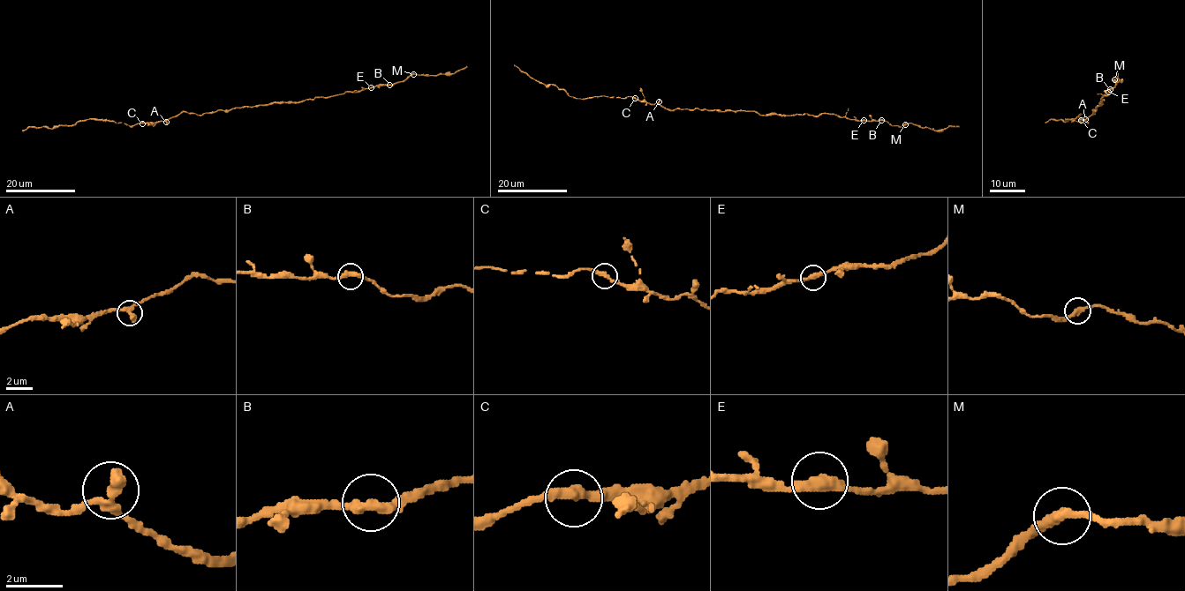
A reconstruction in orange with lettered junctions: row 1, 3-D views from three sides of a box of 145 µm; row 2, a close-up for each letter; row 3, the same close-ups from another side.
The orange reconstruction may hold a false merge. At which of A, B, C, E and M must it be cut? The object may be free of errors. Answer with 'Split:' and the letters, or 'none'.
Split: none

